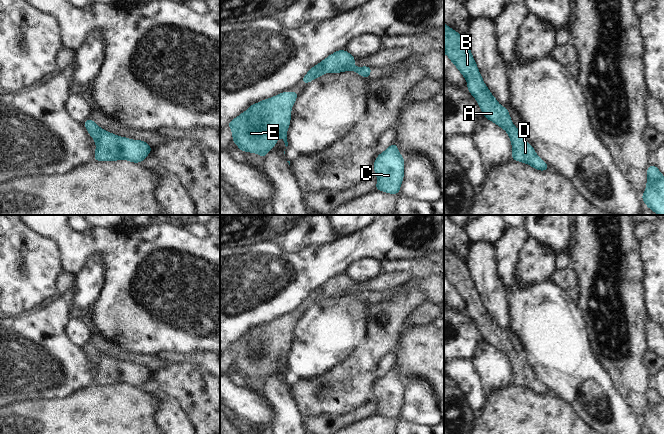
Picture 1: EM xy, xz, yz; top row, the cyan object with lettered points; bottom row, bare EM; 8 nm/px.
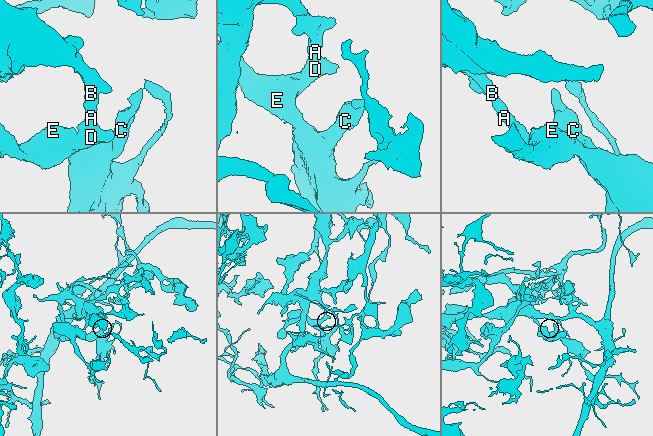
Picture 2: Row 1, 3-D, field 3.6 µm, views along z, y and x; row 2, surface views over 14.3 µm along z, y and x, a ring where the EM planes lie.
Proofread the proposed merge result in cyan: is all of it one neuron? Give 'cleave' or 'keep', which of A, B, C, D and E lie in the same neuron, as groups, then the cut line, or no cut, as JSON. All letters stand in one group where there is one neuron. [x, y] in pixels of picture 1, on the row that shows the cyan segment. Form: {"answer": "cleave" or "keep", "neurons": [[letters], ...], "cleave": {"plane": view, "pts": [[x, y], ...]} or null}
{"answer": "keep", "neurons": [["A", "B", "C", "D", "E"]], "cleave": null}

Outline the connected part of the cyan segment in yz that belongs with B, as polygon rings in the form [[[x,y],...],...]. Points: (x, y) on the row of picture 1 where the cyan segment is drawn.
[[[445,23],[444,53],[467,80],[468,91],[477,100],[482,115],[508,133],[512,143],[512,160],[527,163],[540,171],[549,169],[549,166],[537,156],[534,148],[525,142],[526,136],[523,131],[519,131],[513,125],[508,109],[498,103],[483,82],[468,40]]]

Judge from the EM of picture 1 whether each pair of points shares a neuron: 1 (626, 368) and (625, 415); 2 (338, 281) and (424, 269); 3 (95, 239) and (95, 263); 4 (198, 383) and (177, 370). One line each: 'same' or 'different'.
1: different
2: different
3: different
4: same

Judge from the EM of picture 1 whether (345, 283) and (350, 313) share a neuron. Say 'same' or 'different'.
different

